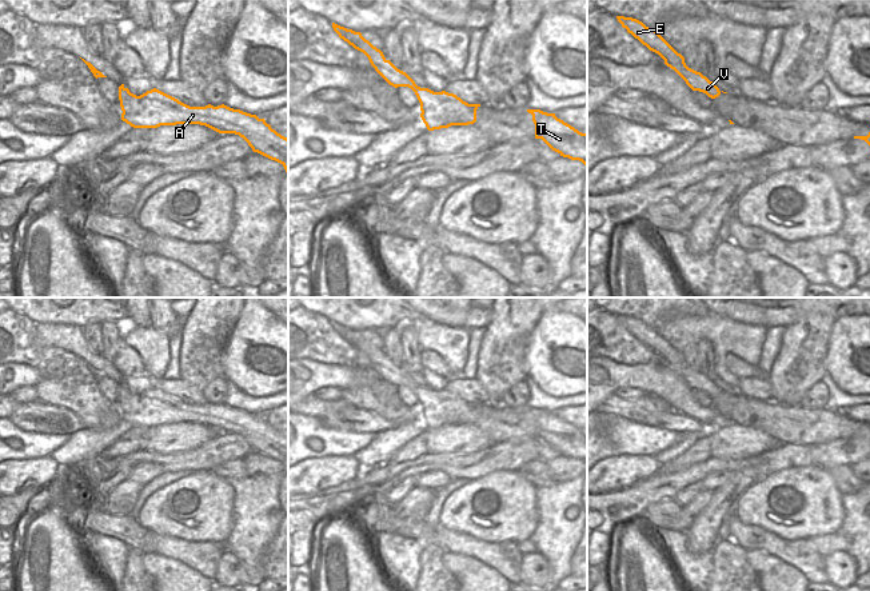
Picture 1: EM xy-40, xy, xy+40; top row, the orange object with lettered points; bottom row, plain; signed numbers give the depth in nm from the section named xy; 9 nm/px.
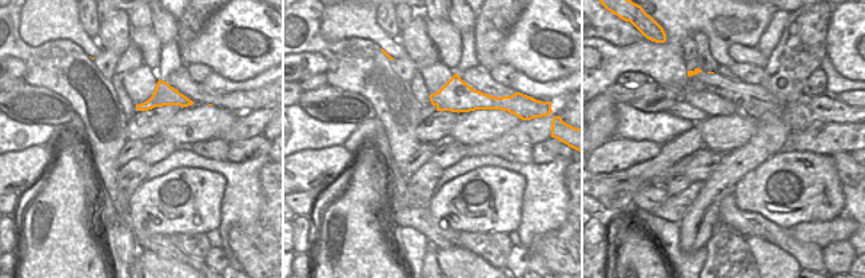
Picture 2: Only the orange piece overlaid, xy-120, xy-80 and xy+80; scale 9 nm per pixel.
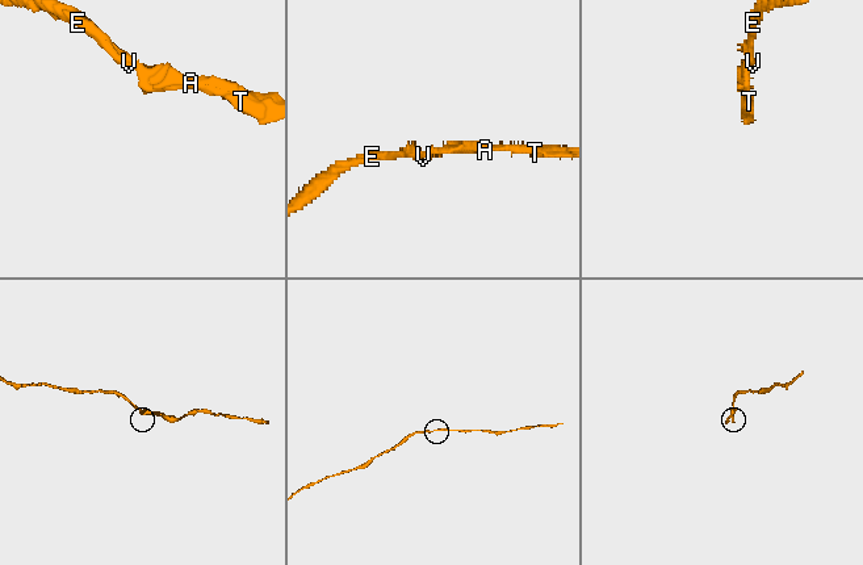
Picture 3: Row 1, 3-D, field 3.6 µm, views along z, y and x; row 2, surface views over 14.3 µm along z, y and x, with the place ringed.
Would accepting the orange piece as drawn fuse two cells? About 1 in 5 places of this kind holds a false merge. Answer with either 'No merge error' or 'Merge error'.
No merge error.

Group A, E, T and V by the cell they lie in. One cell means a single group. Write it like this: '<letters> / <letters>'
A E T V

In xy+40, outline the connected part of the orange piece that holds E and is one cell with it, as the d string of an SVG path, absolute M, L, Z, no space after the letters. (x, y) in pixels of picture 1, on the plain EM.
M616 315L616 318L628 332L650 350L658 352L665 359L665 363L674 368L693 390L703 391L711 398L715 398L722 392L714 380L710 380L701 371L689 367L685 362L685 356L655 328L646 326L642 320L632 316Z

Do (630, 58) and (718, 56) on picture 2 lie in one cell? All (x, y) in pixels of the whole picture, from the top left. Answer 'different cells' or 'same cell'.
same cell

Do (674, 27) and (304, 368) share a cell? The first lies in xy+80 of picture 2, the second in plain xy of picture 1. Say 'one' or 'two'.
one

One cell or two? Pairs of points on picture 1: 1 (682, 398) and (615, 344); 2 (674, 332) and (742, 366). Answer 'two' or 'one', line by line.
1: two
2: two

